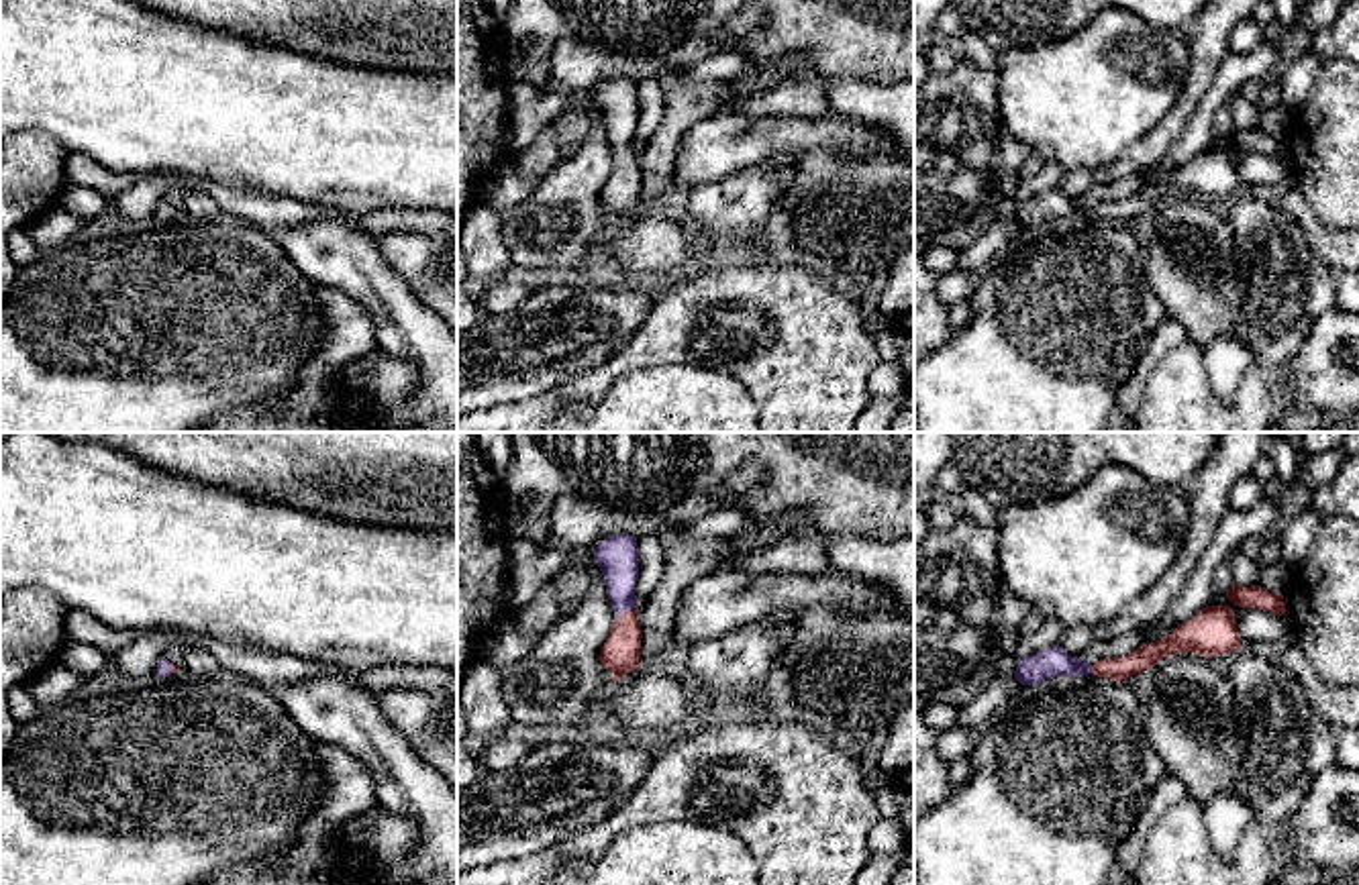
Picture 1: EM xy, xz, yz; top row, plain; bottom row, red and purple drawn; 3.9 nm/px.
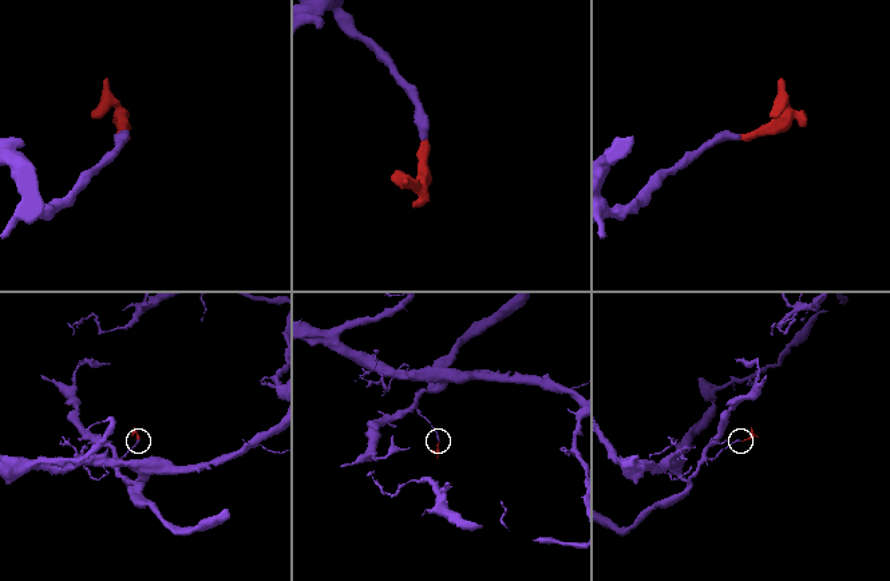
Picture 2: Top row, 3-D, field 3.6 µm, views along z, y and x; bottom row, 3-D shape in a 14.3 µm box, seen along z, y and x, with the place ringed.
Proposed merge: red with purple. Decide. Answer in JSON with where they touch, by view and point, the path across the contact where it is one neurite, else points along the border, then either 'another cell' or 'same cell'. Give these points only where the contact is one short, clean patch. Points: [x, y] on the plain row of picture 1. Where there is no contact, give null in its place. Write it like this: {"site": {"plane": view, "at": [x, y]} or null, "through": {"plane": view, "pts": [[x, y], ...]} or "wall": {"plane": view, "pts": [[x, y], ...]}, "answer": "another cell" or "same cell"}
{"site": {"plane": "xz", "at": [625, 155]}, "through": {"plane": "xz", "pts": [[621, 196], [625, 155], [617, 98]]}, "answer": "same cell"}

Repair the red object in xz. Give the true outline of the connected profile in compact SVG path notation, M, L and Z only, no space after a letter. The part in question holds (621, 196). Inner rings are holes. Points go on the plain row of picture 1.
M608 77L594 92L594 106L606 126L606 139L616 157L612 173L600 194L600 206L612 216L612 226L633 216L641 202L641 165L635 153L635 128L639 124L637 80Z

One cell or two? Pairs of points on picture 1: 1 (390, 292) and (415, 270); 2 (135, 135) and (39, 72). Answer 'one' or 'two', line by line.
1: two
2: one

